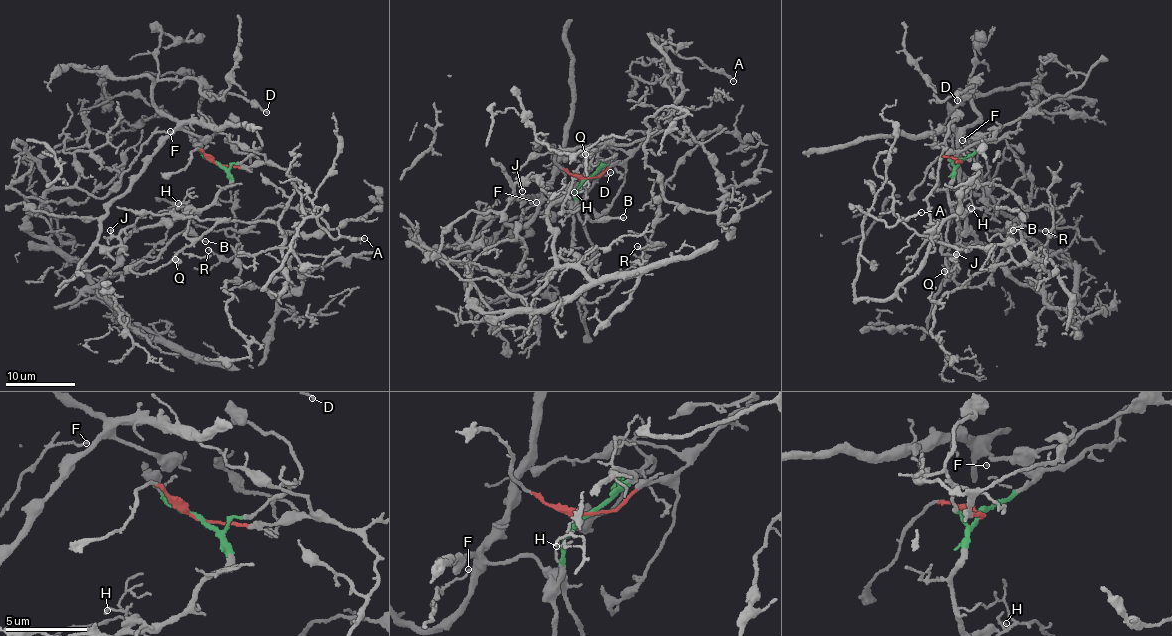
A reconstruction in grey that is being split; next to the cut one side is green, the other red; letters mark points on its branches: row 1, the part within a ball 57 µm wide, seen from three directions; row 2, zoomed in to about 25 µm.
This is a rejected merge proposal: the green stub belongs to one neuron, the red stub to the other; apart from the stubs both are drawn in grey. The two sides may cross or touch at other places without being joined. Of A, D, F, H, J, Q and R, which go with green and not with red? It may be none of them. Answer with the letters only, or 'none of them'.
D, F, H, J

